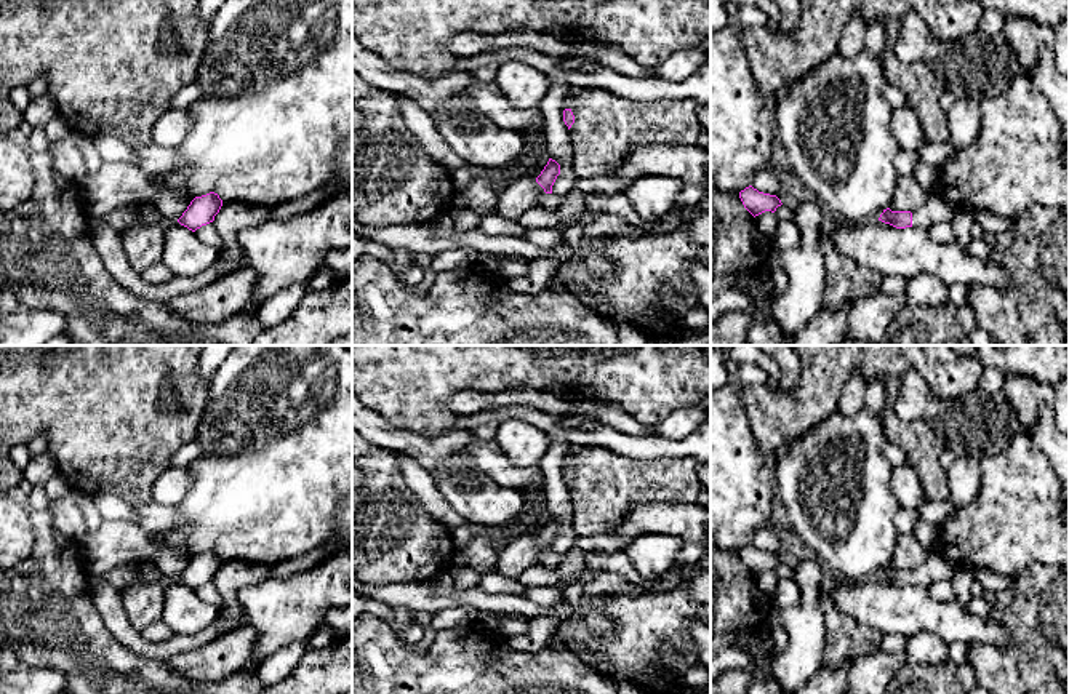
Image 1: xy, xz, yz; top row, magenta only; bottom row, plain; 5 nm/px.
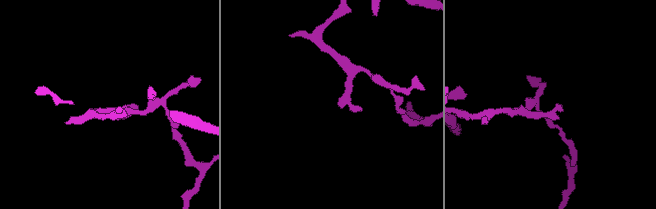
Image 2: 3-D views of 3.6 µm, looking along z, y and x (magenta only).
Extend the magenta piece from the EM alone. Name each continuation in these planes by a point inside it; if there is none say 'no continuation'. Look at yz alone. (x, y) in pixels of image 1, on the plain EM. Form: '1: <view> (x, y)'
1: yz (935, 568)

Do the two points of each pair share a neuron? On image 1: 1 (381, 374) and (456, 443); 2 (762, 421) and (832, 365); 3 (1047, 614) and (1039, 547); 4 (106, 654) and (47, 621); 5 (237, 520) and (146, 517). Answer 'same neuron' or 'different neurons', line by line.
1: different neurons
2: same neuron
3: different neurons
4: same neuron
5: different neurons

